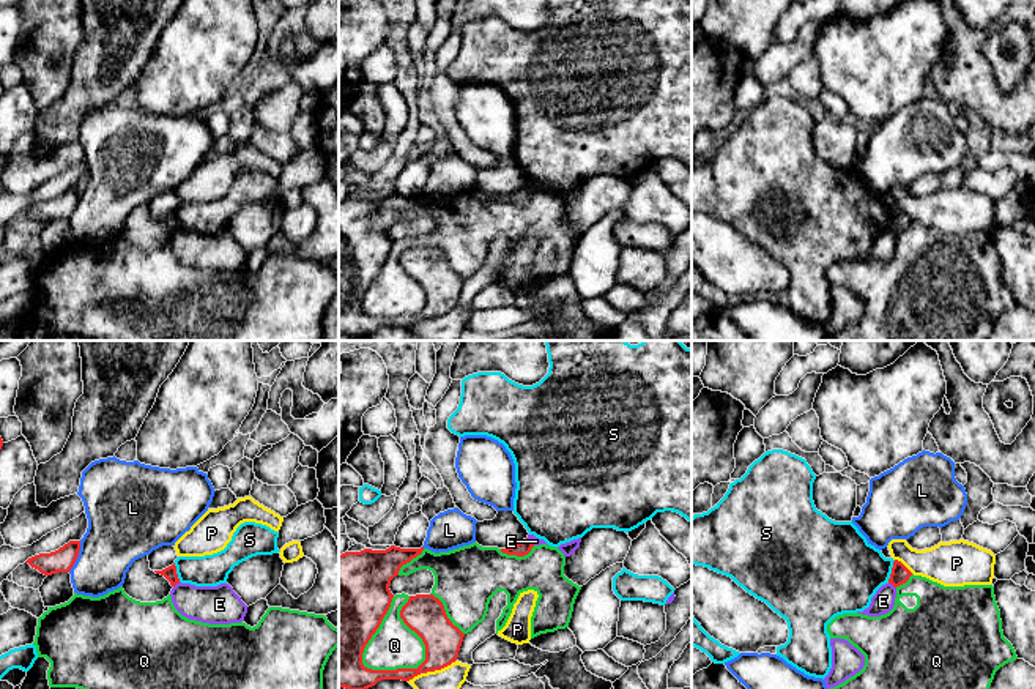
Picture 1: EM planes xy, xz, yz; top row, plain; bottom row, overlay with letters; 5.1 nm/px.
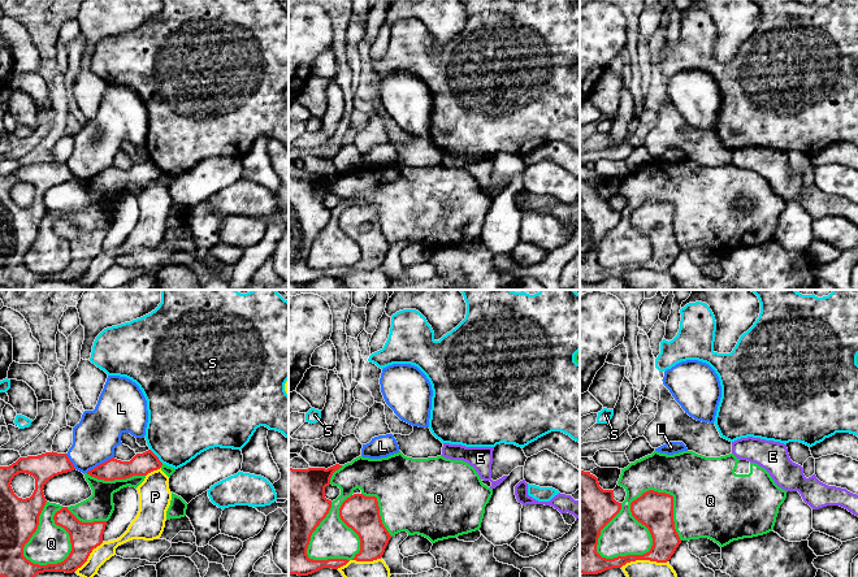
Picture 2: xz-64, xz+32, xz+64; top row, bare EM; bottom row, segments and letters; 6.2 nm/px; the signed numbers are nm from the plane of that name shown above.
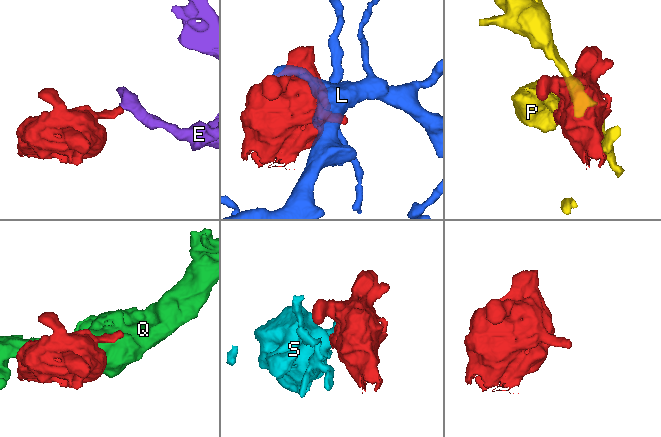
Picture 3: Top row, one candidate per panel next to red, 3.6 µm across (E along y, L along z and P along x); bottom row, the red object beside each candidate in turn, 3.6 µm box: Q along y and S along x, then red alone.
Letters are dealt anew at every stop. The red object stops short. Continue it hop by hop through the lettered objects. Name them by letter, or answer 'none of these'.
none of these

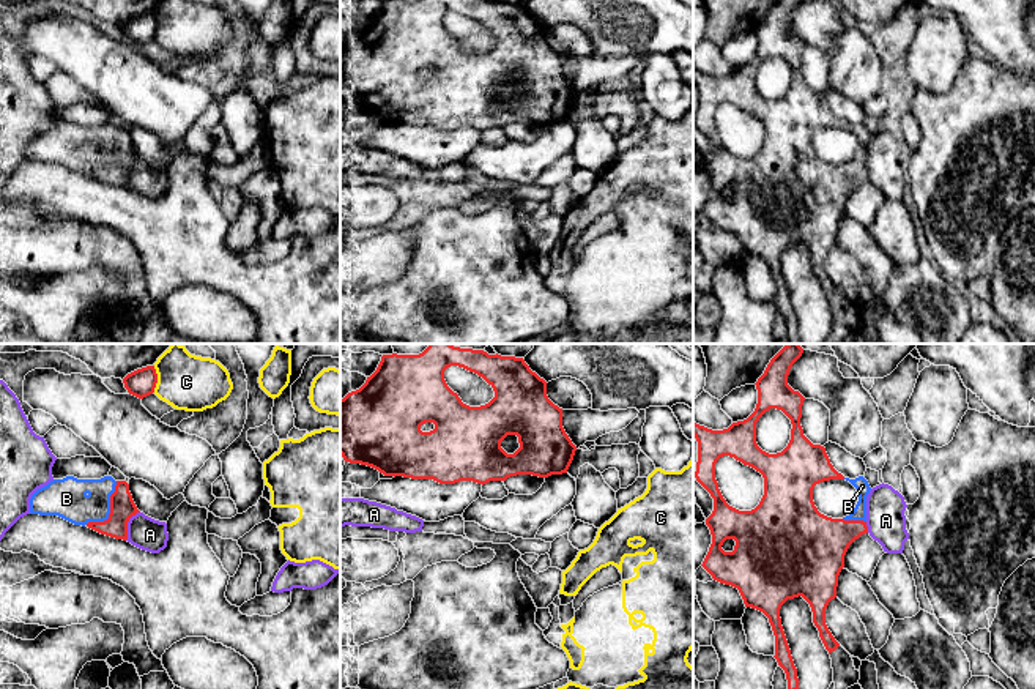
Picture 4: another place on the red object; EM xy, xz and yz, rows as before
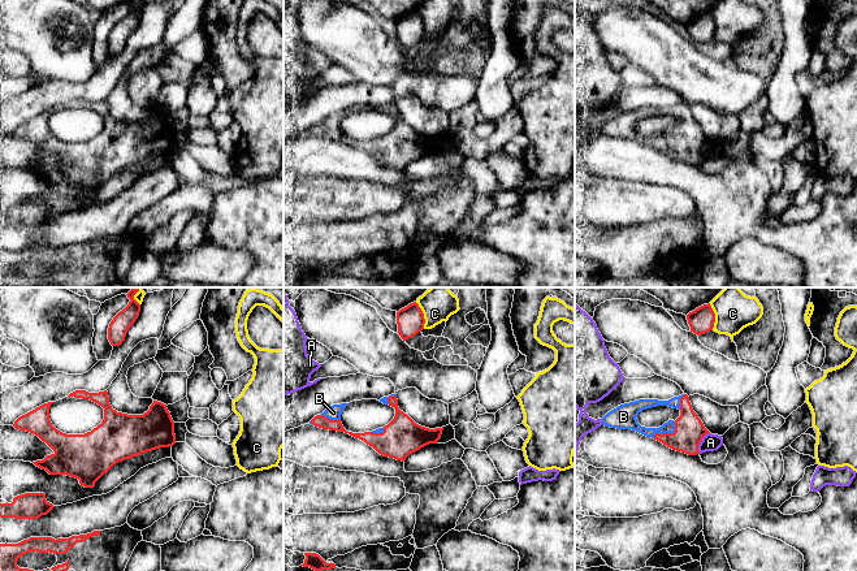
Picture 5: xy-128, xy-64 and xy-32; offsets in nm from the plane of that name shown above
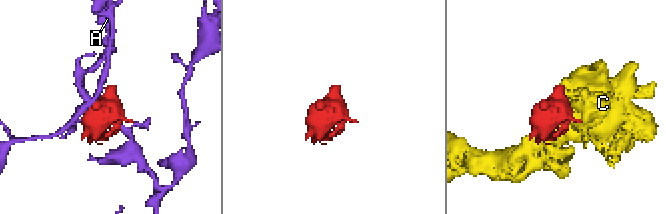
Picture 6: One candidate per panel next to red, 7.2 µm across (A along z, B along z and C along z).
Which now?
B

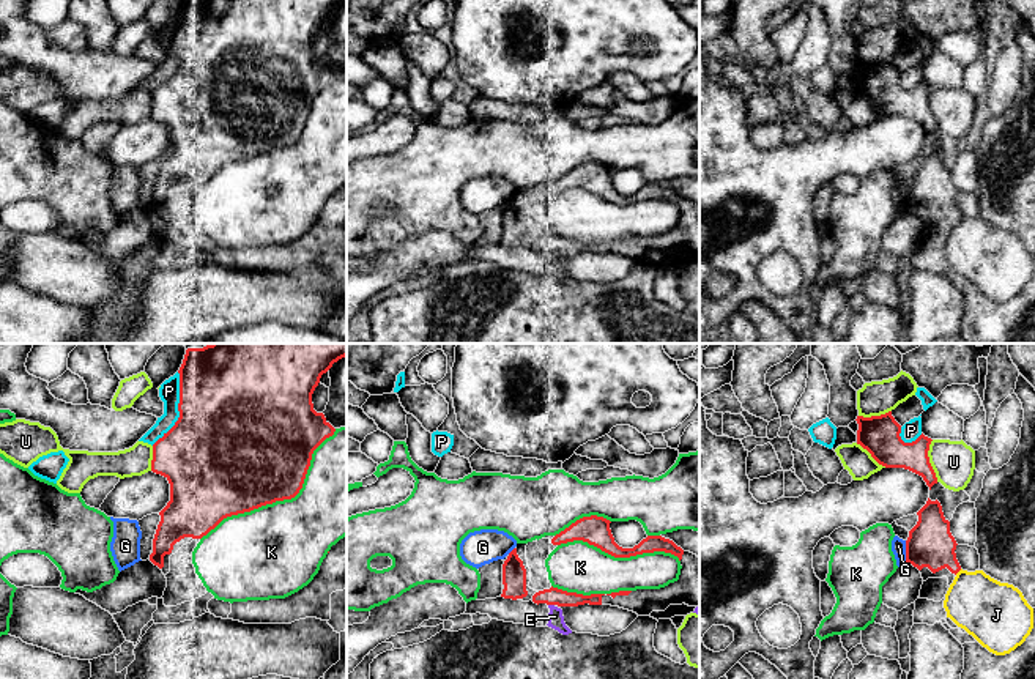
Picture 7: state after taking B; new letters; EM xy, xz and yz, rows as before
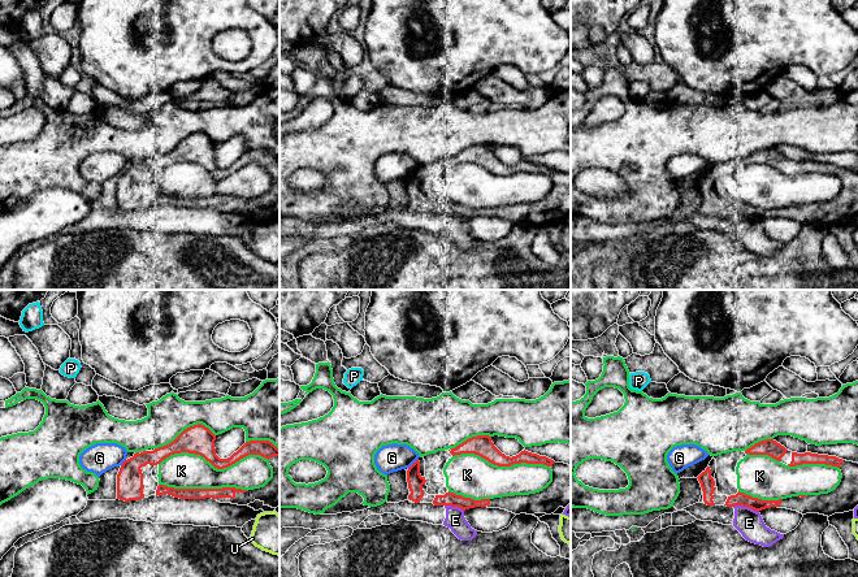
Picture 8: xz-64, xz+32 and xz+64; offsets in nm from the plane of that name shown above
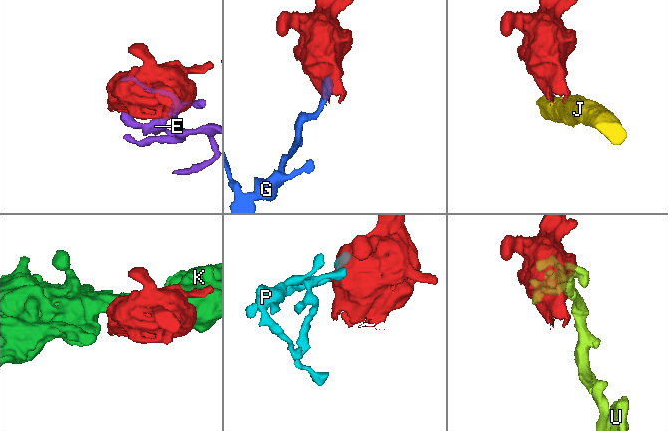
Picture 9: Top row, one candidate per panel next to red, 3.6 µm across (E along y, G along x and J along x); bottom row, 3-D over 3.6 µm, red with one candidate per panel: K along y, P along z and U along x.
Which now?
none of these

